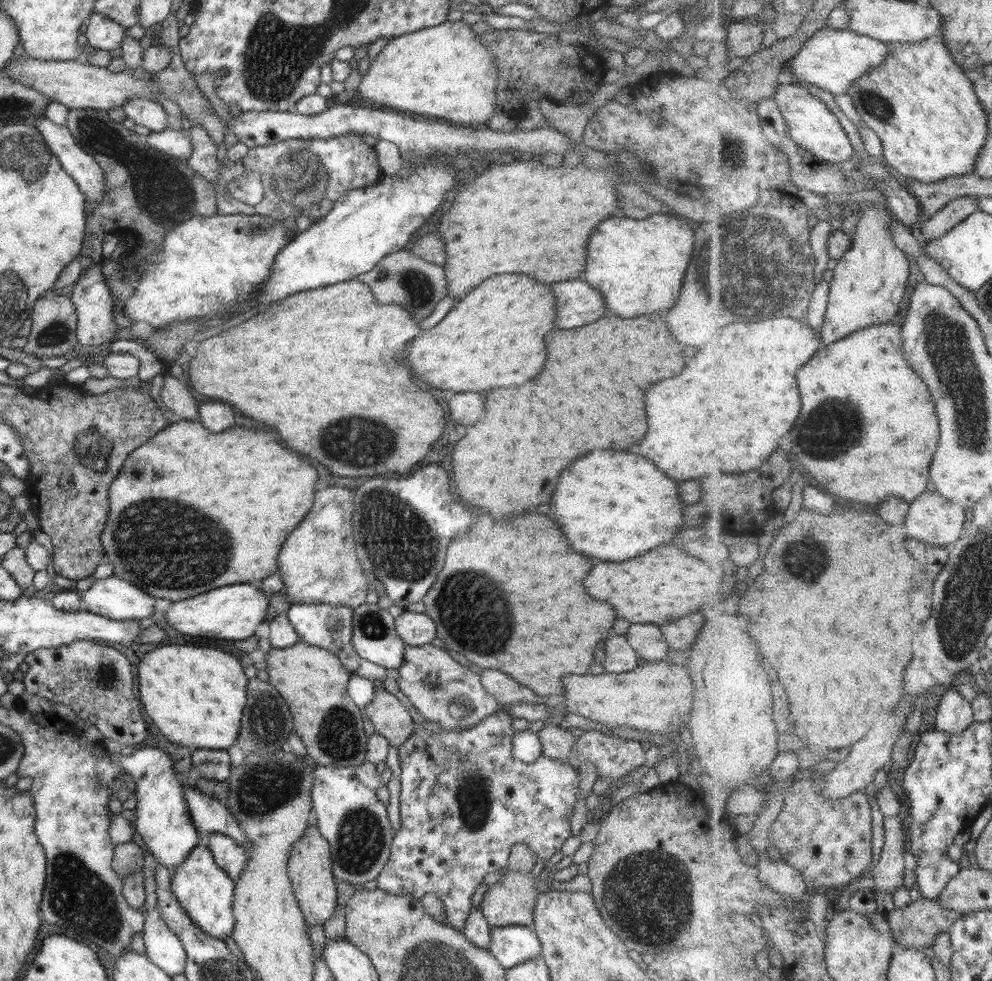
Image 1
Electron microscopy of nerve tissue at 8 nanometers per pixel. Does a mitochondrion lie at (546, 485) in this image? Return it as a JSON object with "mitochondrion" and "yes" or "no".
{"mitochondrion":"no"}

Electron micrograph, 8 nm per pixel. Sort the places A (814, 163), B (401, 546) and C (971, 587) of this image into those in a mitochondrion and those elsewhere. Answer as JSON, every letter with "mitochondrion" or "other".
{"A":"other","B":"mitochondrion","C":"mitochondrion"}

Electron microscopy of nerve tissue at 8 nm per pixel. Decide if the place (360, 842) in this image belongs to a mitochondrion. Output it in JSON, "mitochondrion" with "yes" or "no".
{"mitochondrion":"yes"}

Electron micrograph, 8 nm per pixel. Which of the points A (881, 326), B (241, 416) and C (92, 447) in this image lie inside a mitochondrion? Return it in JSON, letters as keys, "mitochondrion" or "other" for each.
{"A":"other","B":"other","C":"mitochondrion"}

